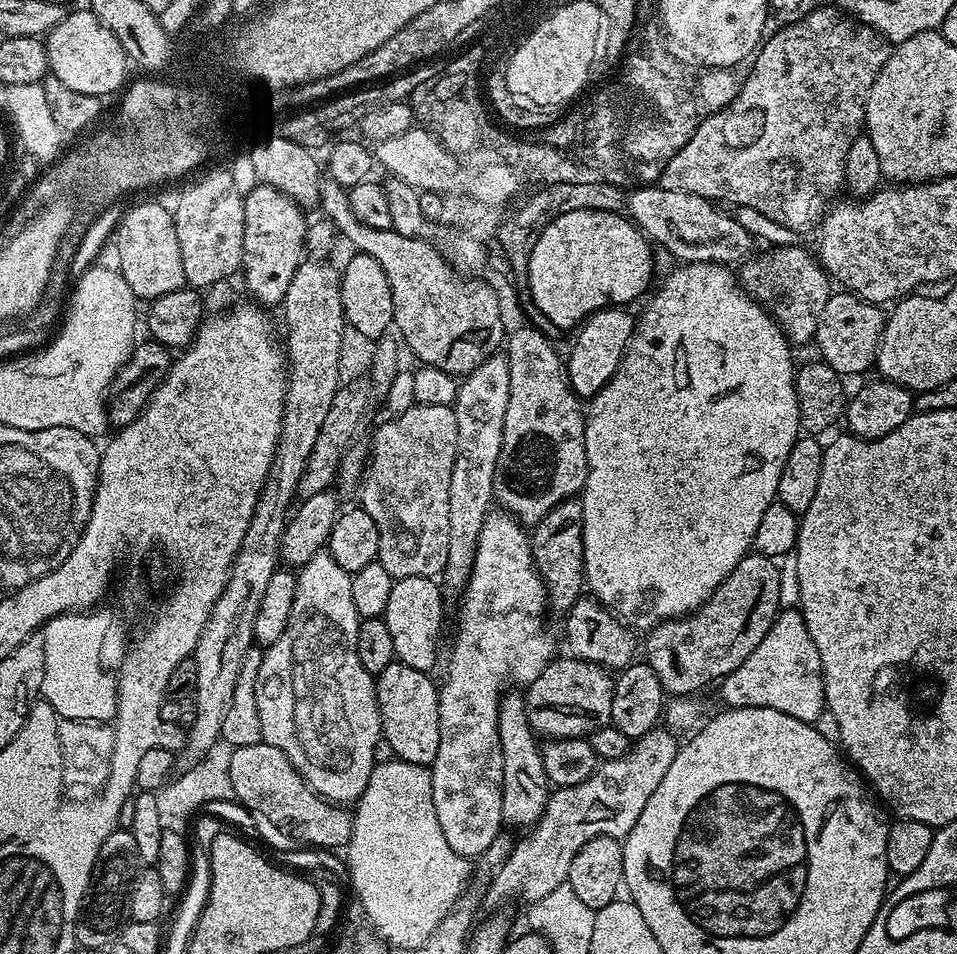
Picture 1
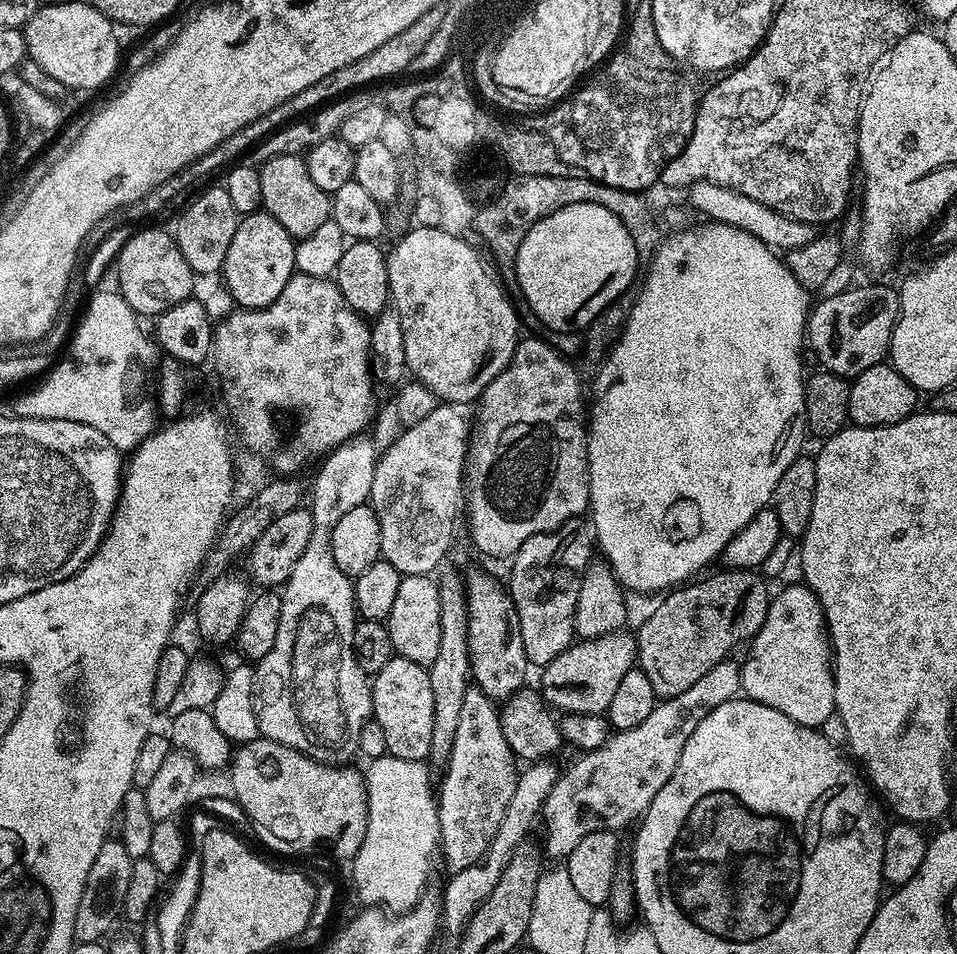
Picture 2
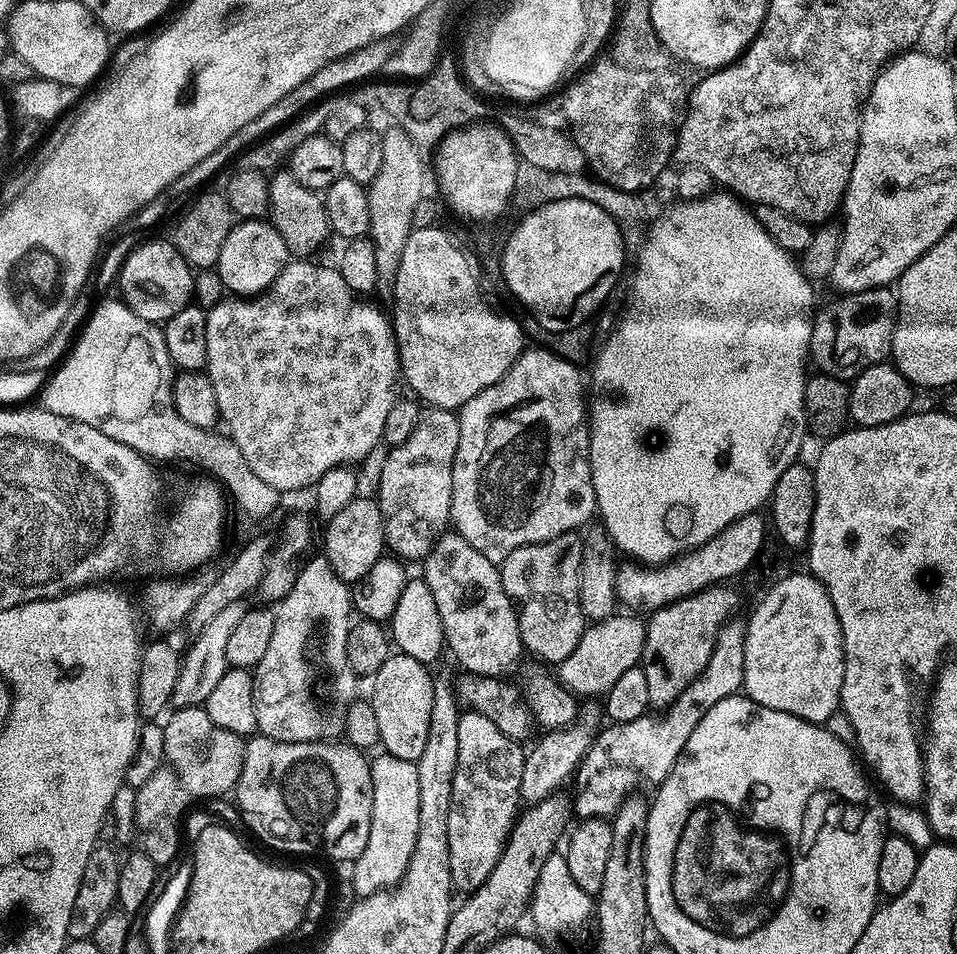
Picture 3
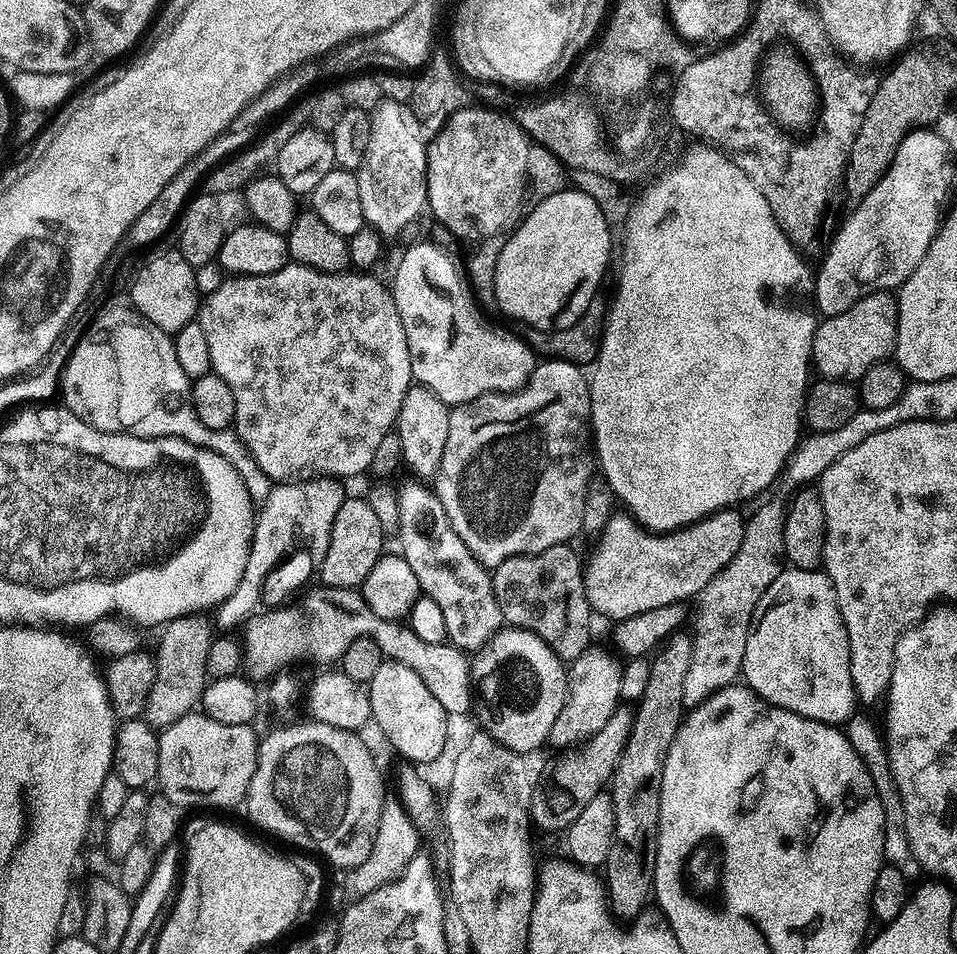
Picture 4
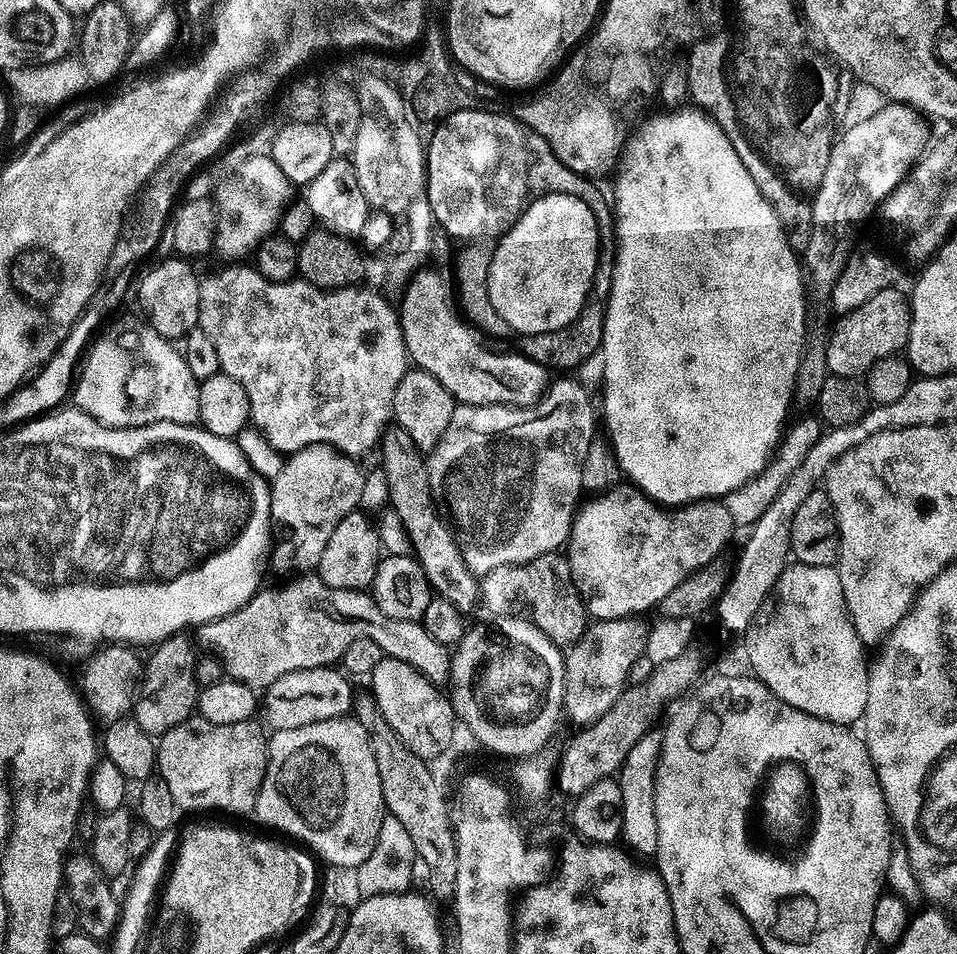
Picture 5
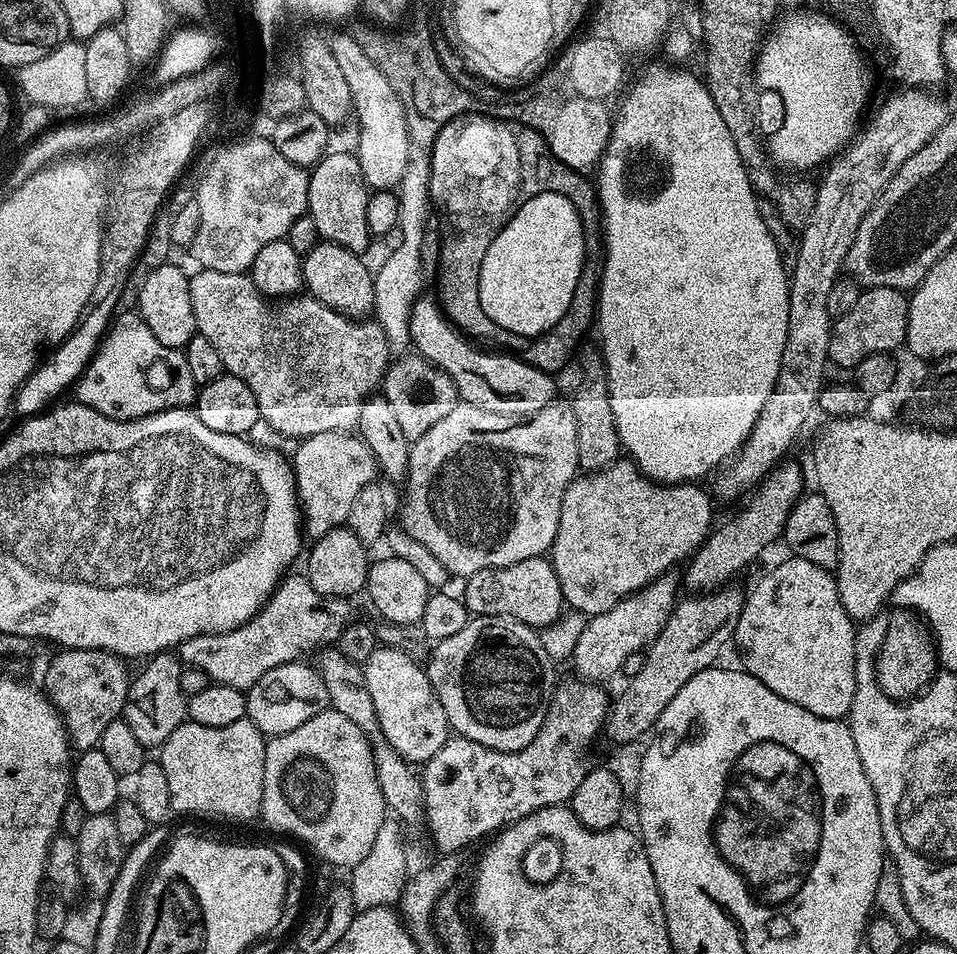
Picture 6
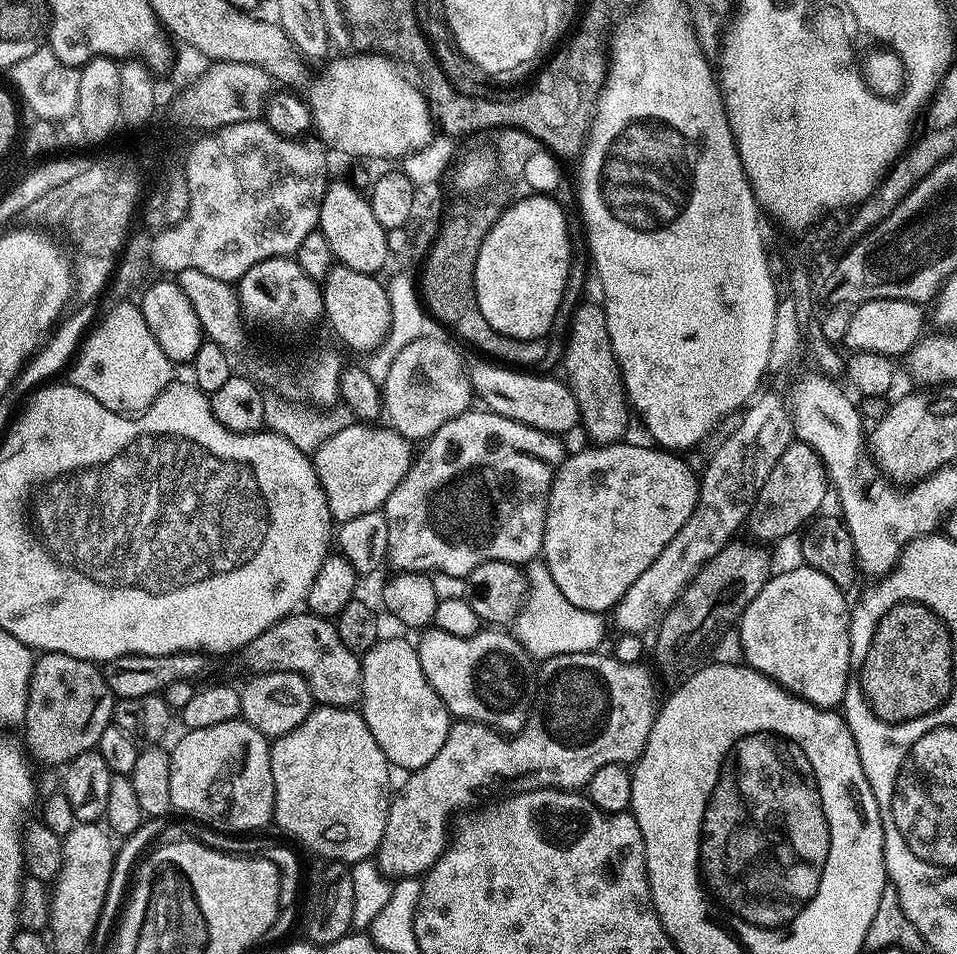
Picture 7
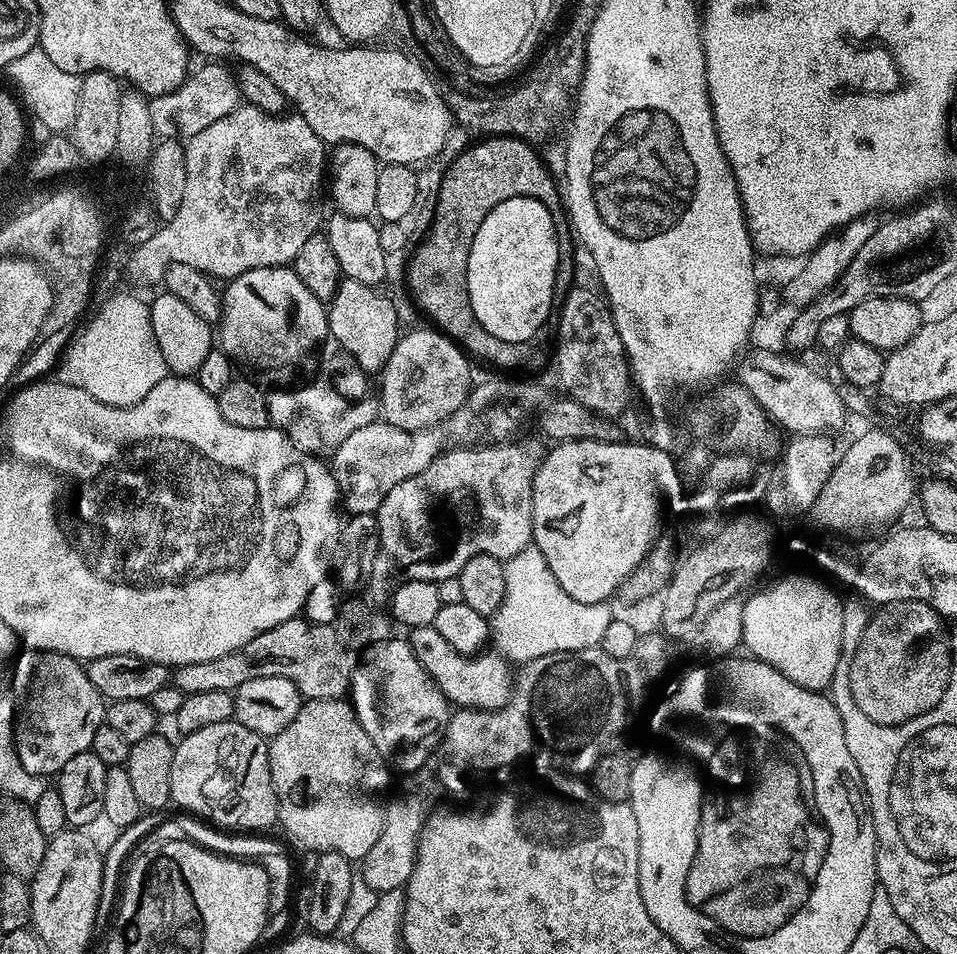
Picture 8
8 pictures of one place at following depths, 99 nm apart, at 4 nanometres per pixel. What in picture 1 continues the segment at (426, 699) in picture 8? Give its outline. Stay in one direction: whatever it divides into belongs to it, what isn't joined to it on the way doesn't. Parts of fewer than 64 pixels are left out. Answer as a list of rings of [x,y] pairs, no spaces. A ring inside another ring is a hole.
[[[399,662],[386,666],[386,670],[375,677],[376,701],[380,707],[380,731],[383,740],[390,742],[390,750],[394,750],[398,760],[431,766],[438,754],[440,693],[437,681],[432,681],[432,678],[429,673],[419,672]]]

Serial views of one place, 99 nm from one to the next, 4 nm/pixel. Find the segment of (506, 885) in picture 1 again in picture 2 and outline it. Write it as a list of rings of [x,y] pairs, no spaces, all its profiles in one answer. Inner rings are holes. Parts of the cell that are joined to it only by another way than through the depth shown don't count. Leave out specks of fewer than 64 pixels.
[[[729,658],[718,662],[711,670],[706,670],[690,690],[682,690],[682,694],[669,696],[661,699],[654,710],[650,710],[646,722],[639,726],[630,726],[630,730],[621,732],[613,731],[608,740],[602,746],[583,753],[568,769],[557,775],[554,786],[546,798],[542,809],[542,824],[544,820],[544,844],[542,848],[545,853],[552,856],[567,858],[586,838],[586,834],[594,834],[598,830],[619,833],[628,823],[639,821],[645,810],[650,806],[654,794],[666,786],[666,782],[674,774],[678,766],[678,758],[694,730],[698,730],[698,722],[710,714],[710,710],[718,710],[728,700],[735,700],[741,695],[740,687],[740,664],[735,659]]]

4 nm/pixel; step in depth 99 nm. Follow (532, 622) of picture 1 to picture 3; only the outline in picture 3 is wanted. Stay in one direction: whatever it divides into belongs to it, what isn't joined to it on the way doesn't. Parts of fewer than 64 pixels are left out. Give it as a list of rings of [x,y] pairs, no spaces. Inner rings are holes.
[[[465,711],[458,722],[458,766],[454,770],[454,790],[450,802],[450,874],[453,885],[464,894],[480,888],[498,862],[504,844],[512,833],[518,809],[521,807],[520,787],[522,786],[522,766],[525,749],[517,741],[511,740],[490,718],[477,712]]]

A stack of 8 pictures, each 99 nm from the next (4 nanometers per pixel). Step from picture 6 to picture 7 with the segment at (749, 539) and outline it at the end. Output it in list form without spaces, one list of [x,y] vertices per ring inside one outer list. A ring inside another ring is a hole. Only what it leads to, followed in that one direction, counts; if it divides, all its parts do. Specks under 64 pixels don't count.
[[[793,442],[787,450],[782,454],[782,458],[778,458],[778,462],[774,466],[774,470],[770,470],[770,478],[766,478],[766,482],[762,482],[762,490],[758,490],[758,498],[752,504],[752,509],[746,521],[746,532],[749,532],[751,539],[756,542],[764,542],[760,540],[784,540],[787,536],[795,537],[797,533],[803,529],[804,525],[821,511],[820,508],[824,504],[824,499],[830,496],[830,485],[828,483],[828,471],[824,468],[823,462],[818,458],[818,454],[811,446],[803,442]]]

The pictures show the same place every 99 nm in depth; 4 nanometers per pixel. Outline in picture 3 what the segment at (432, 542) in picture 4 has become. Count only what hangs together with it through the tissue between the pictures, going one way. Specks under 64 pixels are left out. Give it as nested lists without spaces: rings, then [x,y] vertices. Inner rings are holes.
[[[458,534],[448,535],[441,535],[422,561],[422,578],[426,586],[430,586],[430,594],[434,594],[434,602],[438,605],[438,618],[442,618],[447,651],[456,655],[456,660],[464,667],[465,673],[503,677],[503,672],[519,658],[520,652],[522,653],[516,606],[502,586],[500,569],[494,561],[478,554],[478,550],[474,550],[474,546],[470,546]]]

